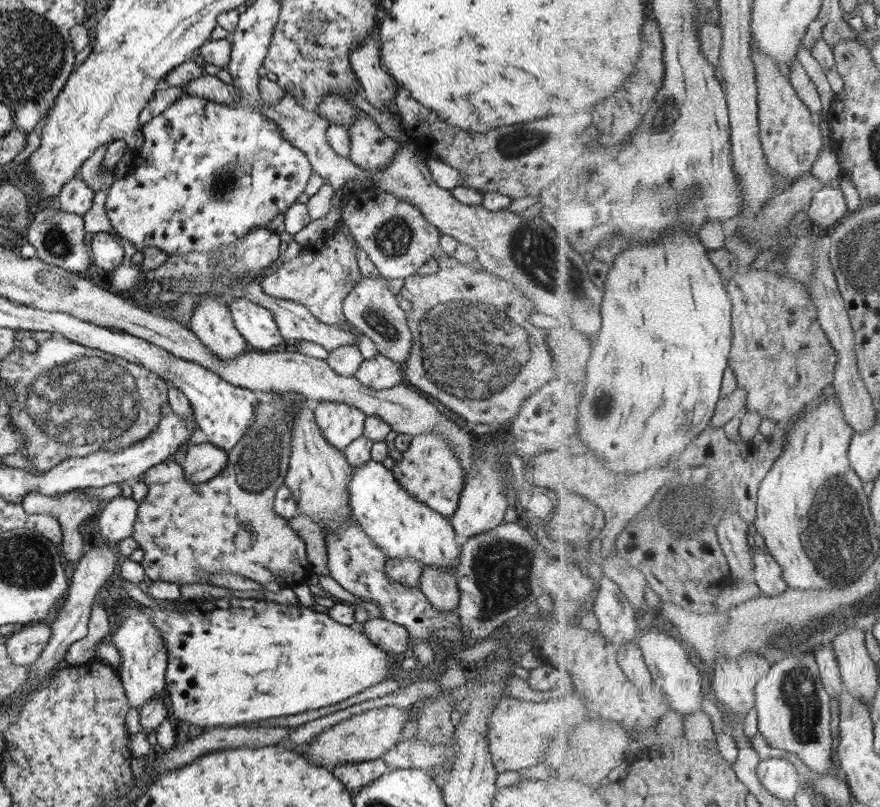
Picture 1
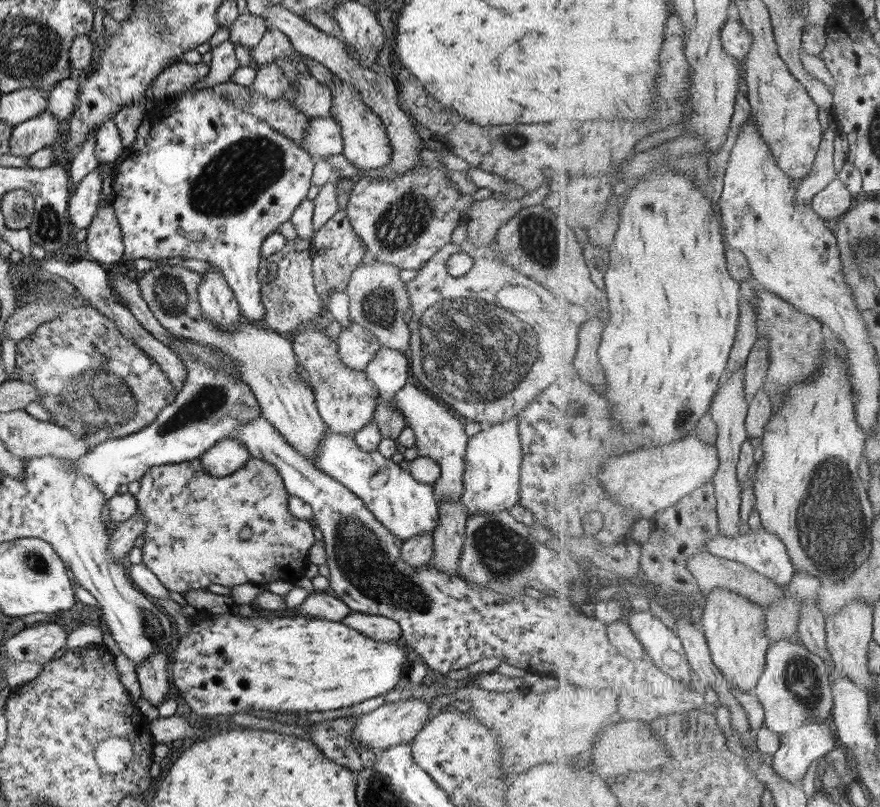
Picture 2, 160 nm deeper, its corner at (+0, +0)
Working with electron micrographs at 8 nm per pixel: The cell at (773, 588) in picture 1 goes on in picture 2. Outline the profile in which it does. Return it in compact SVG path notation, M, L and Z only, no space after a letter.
M764 526L755 530L751 529L748 533L733 538L719 534L715 540L709 540L707 546L709 546L710 553L743 563L767 578L773 579L781 586L789 584L796 573L796 566L783 539Z

